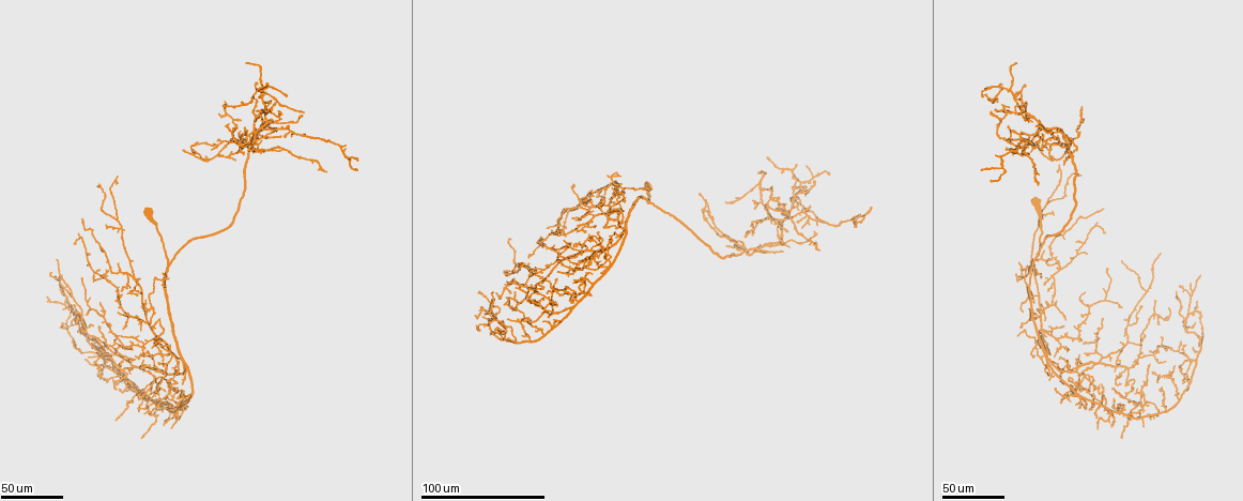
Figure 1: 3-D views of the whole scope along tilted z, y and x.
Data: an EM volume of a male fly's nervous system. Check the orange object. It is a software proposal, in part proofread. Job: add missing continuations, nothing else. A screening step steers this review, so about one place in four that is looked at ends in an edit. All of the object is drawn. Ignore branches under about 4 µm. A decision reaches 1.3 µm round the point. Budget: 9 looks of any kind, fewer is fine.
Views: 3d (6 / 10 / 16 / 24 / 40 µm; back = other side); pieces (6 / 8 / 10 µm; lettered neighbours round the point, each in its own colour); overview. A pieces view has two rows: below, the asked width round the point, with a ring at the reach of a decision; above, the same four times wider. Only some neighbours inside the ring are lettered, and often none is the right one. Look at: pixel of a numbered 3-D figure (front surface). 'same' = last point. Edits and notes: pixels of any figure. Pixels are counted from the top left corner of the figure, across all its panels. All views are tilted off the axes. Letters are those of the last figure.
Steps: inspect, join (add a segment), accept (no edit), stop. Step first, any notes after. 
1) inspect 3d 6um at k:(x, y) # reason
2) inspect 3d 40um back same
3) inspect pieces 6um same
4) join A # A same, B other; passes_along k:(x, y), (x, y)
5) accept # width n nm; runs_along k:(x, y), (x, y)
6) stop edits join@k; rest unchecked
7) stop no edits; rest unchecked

inspect 3d 24um at 1:(1170, 309) # thin end

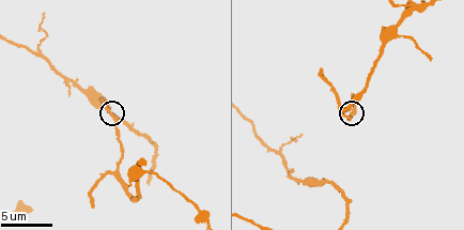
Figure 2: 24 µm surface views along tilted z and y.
inspect pieces 10um at 2:(103, 98) # see the neighbours

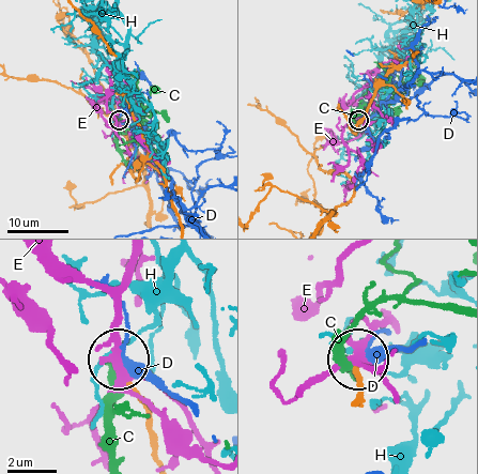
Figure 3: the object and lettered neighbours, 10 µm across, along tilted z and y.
accept # C other, D other, E other, H other; no lettered segment goes on from it

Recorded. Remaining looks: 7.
inspect 3d 40um at 1:(591, 223) # free end

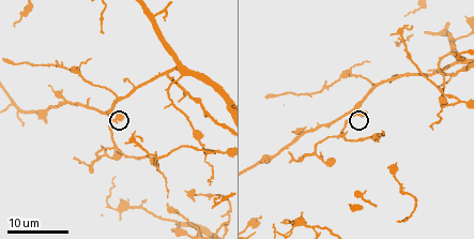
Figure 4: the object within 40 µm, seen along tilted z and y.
inspect pieces 8um at 4:(367, 114)

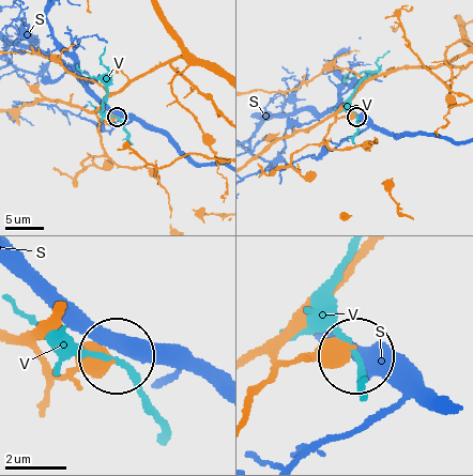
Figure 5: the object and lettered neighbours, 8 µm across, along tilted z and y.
accept # S other, V other; runs_along 5:(63, 305), (33, 343), (49, 365), (70, 374), (110, 355); no lettered segment goes on from it

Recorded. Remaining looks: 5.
inspect 3d 40um at 1:(545, 322) # an open end

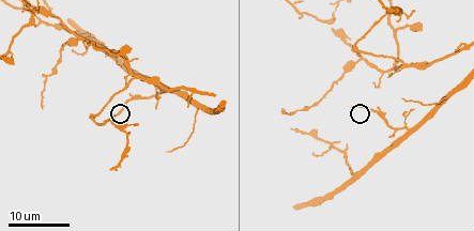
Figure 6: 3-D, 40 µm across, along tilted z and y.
inspect pieces 8um at 6:(350, 107)

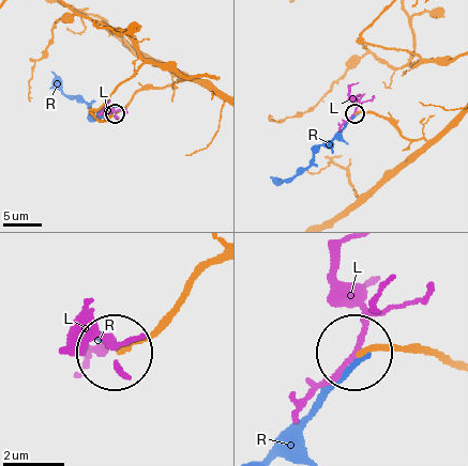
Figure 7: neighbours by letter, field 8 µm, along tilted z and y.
accept # L other, R other; runs_along 7:(456, 366), (404, 350), (361, 352); no lettered segment goes on from it

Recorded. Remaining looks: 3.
inspect 3d 40um at 1:(523, 335) # tapers out

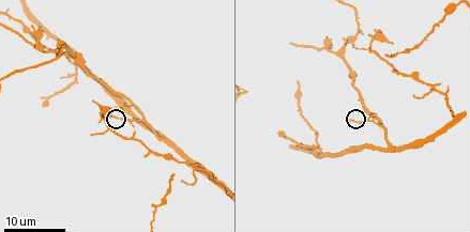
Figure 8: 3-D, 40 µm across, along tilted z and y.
inspect pieces 10um at 8:(110, 117)

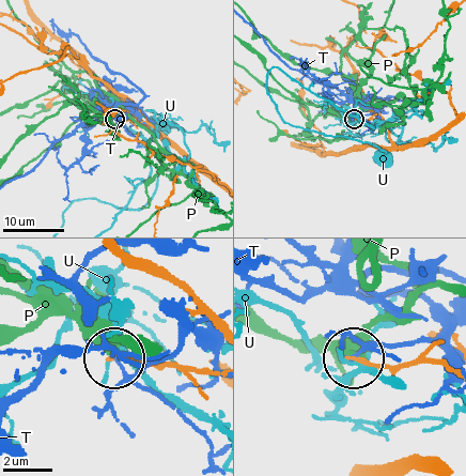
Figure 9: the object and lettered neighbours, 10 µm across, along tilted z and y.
accept # P other, T other, U other; runs_along 9:(453, 373), (437, 364), (374, 367), (355, 359); no lettered segment goes on from it

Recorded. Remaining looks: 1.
stop no edits; rest unchecked

